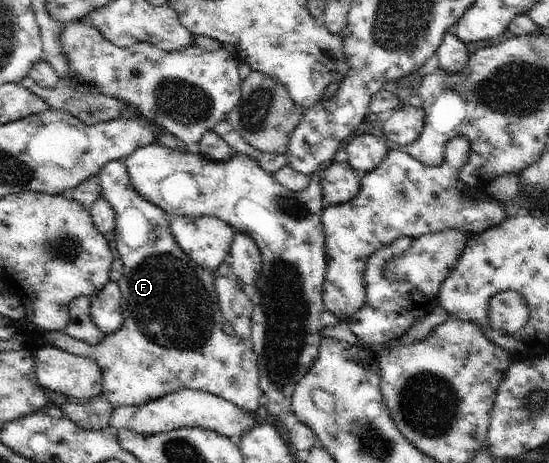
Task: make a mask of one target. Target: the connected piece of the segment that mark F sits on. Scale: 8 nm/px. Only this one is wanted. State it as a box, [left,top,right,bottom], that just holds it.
[40,159,264,411]

